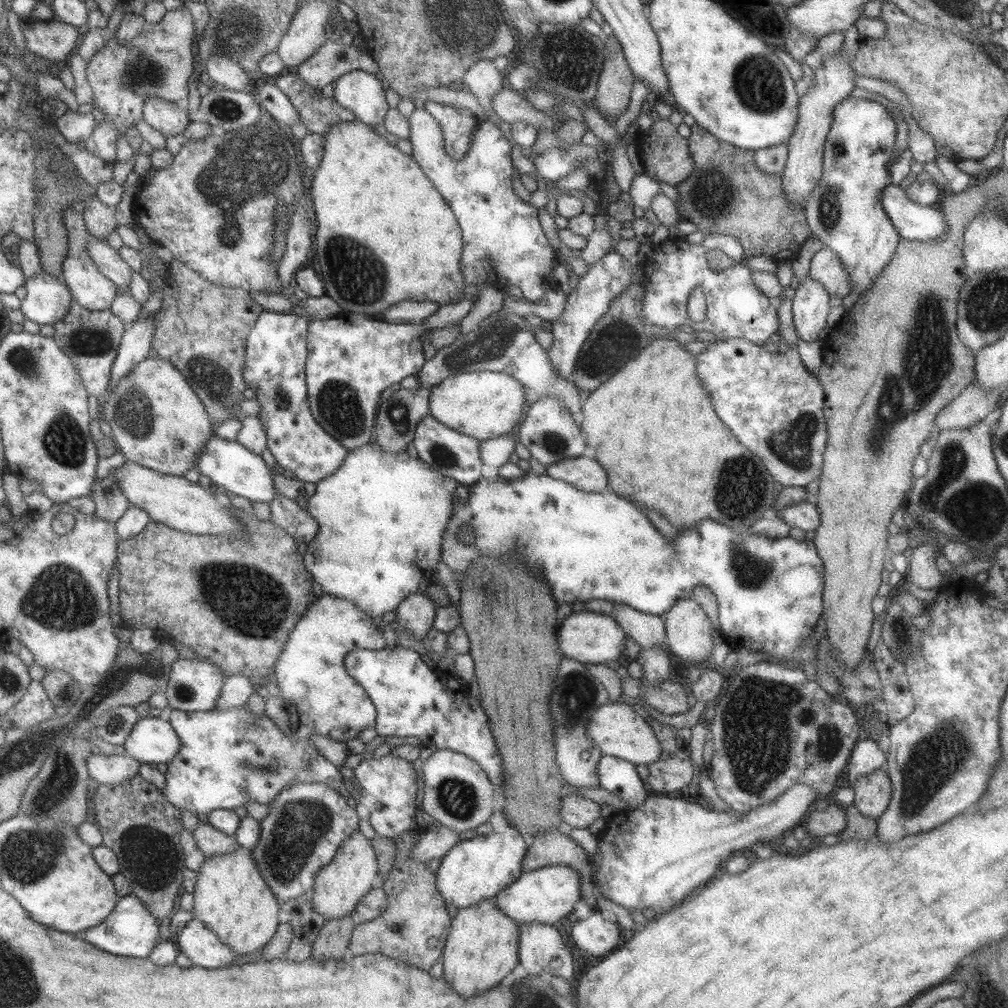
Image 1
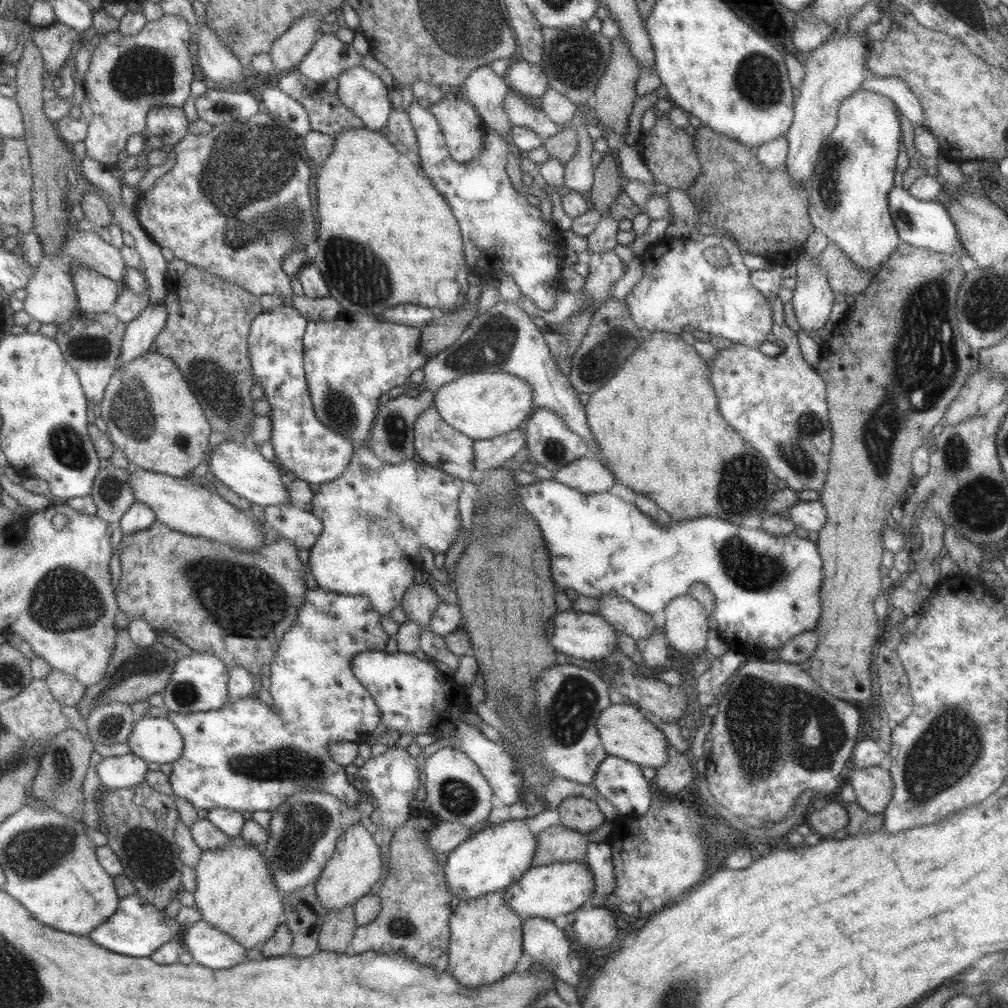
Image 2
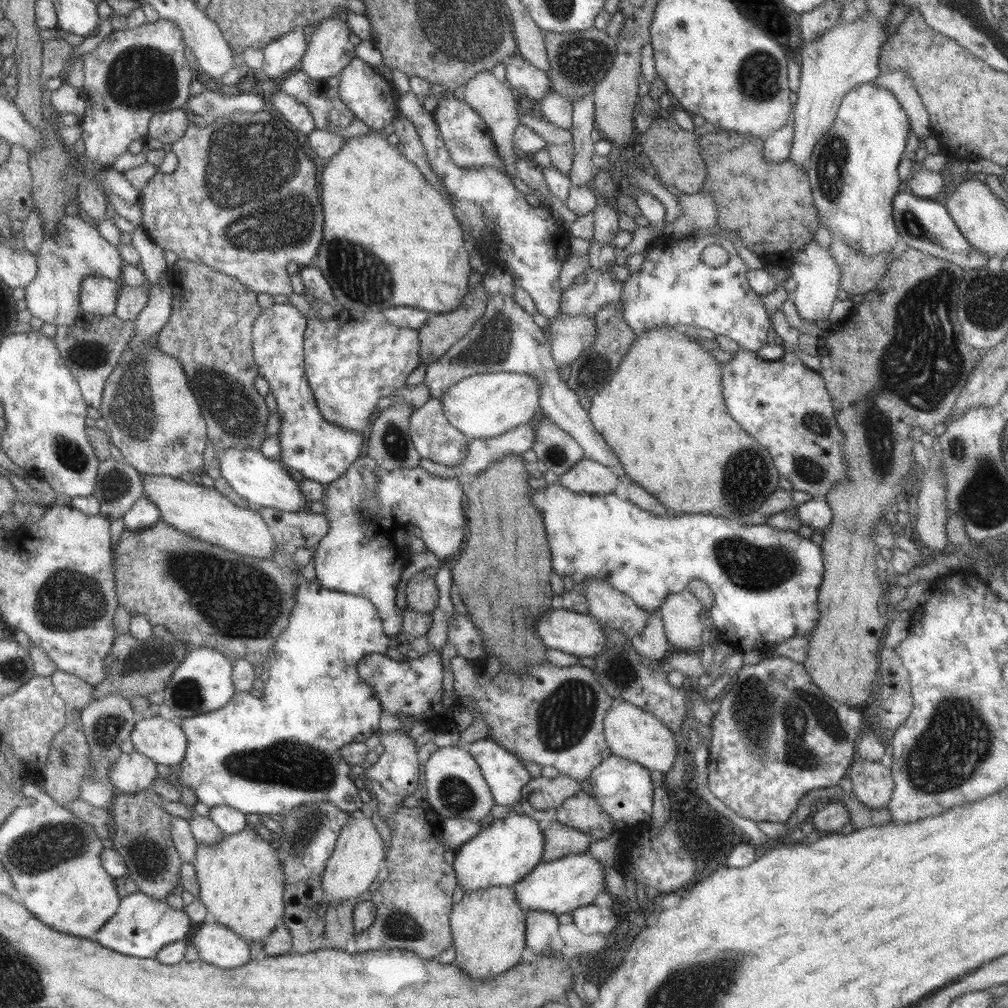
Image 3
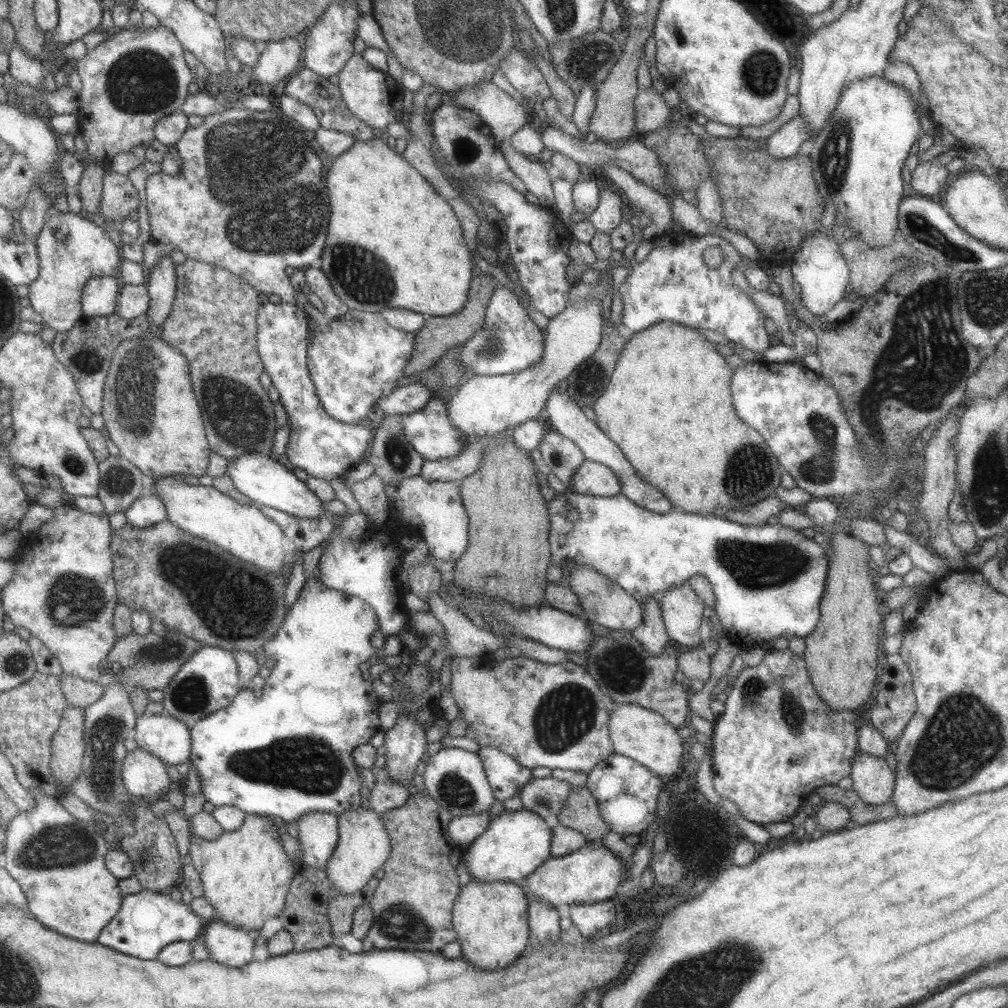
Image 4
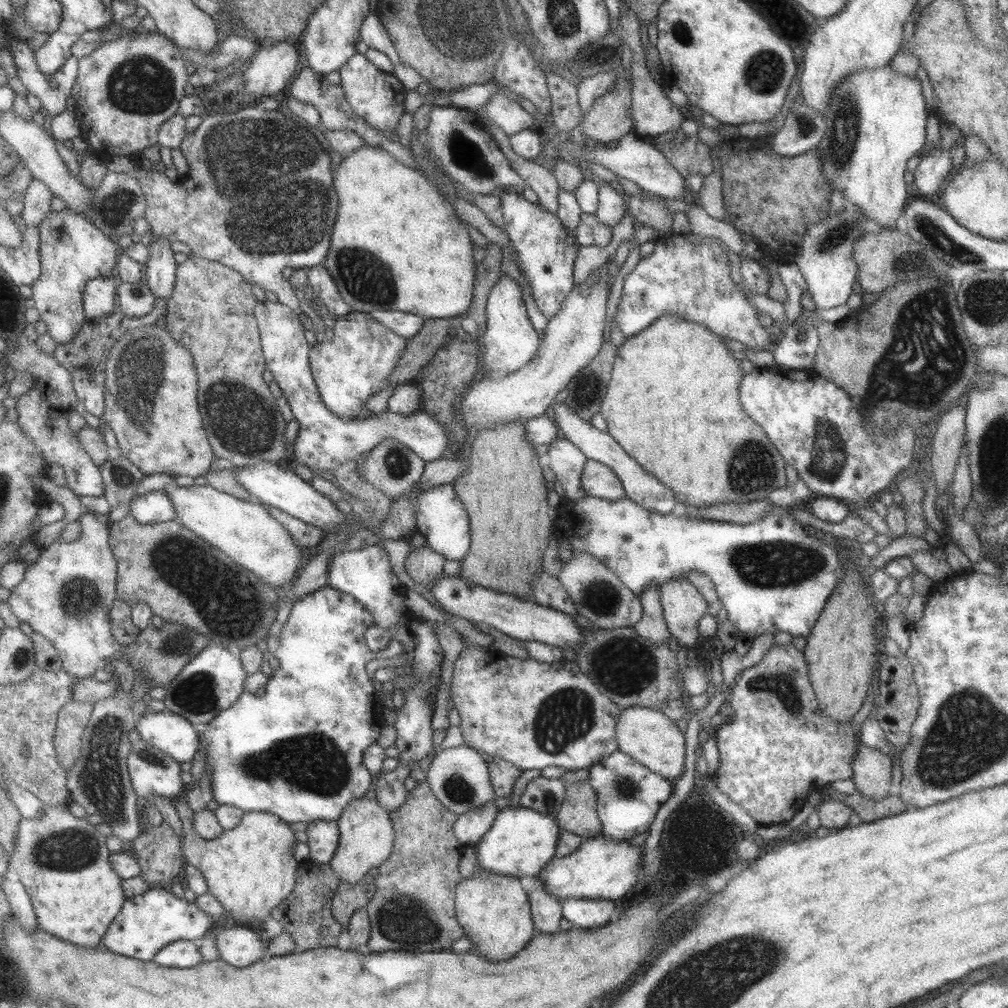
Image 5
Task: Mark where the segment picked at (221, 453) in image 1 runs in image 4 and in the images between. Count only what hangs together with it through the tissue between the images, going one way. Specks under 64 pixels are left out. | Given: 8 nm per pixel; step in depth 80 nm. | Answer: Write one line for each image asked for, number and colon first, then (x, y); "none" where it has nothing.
2: (243, 469)
3: (264, 482)
4: (261, 478)

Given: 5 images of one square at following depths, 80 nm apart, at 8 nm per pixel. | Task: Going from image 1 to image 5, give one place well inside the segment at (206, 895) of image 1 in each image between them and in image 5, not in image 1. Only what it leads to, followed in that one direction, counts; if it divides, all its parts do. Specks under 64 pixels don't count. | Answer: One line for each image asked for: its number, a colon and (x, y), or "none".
2: (234, 893)
3: (240, 881)
4: (245, 875)
5: (249, 869)

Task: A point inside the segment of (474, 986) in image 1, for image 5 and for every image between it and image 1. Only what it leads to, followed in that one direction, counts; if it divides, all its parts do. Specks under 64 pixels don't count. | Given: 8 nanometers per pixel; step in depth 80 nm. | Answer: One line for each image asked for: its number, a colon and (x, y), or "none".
2: (485, 942)
3: (487, 927)
4: (490, 919)
5: (493, 910)

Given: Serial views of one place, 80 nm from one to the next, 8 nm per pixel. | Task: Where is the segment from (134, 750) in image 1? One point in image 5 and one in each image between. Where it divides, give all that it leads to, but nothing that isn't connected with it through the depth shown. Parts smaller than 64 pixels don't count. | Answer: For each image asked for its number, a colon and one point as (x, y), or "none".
2: (154, 739)
3: (162, 741)
4: (168, 739)
5: (171, 734)

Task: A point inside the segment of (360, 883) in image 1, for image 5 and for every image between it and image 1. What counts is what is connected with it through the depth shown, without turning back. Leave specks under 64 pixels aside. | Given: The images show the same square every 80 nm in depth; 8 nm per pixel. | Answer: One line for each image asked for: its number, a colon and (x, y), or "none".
2: (353, 868)
3: (358, 854)
4: (363, 844)
5: (365, 839)

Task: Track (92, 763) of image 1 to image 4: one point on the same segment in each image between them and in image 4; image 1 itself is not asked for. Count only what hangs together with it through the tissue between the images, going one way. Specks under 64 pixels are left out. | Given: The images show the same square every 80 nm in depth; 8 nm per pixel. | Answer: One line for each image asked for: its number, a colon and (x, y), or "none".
2: (115, 772)
3: (133, 772)
4: (143, 775)

